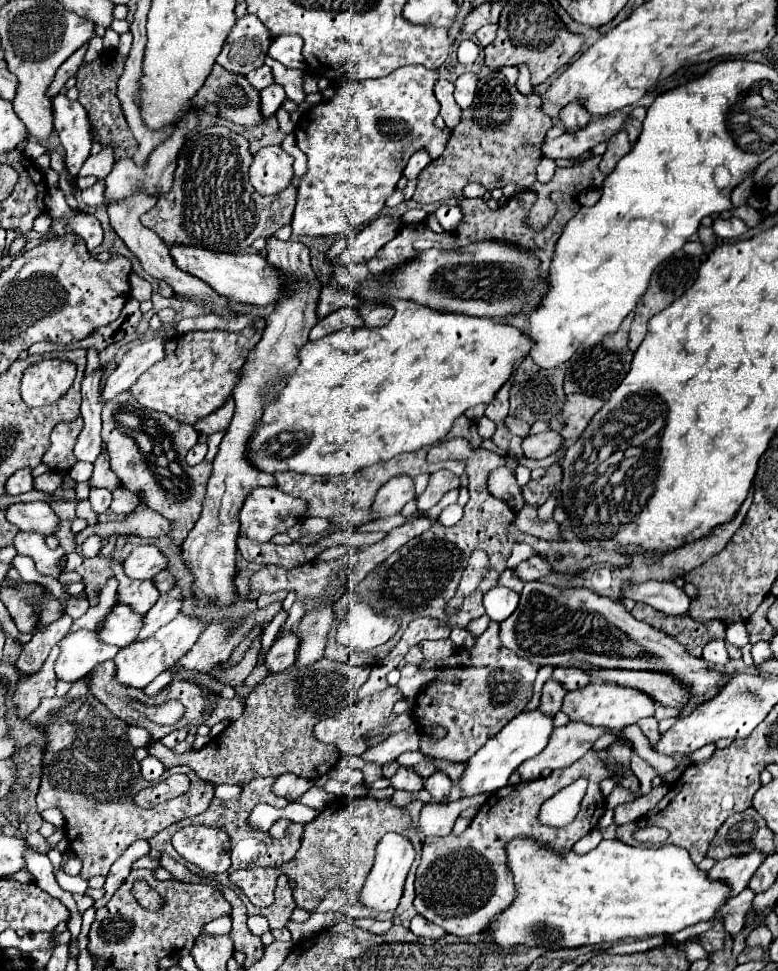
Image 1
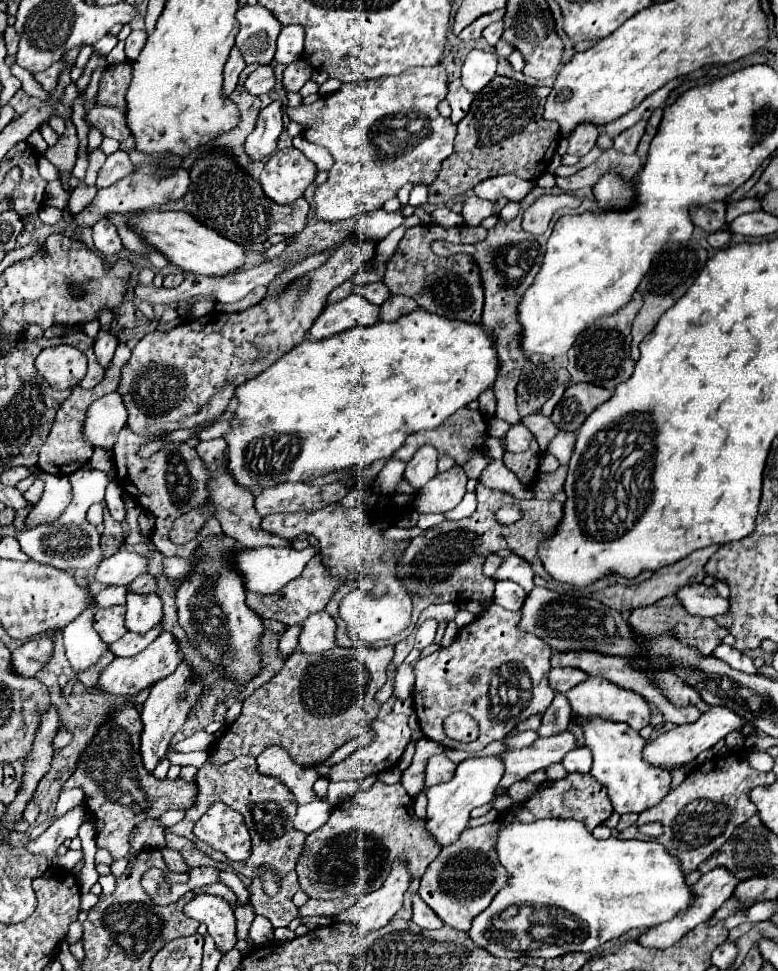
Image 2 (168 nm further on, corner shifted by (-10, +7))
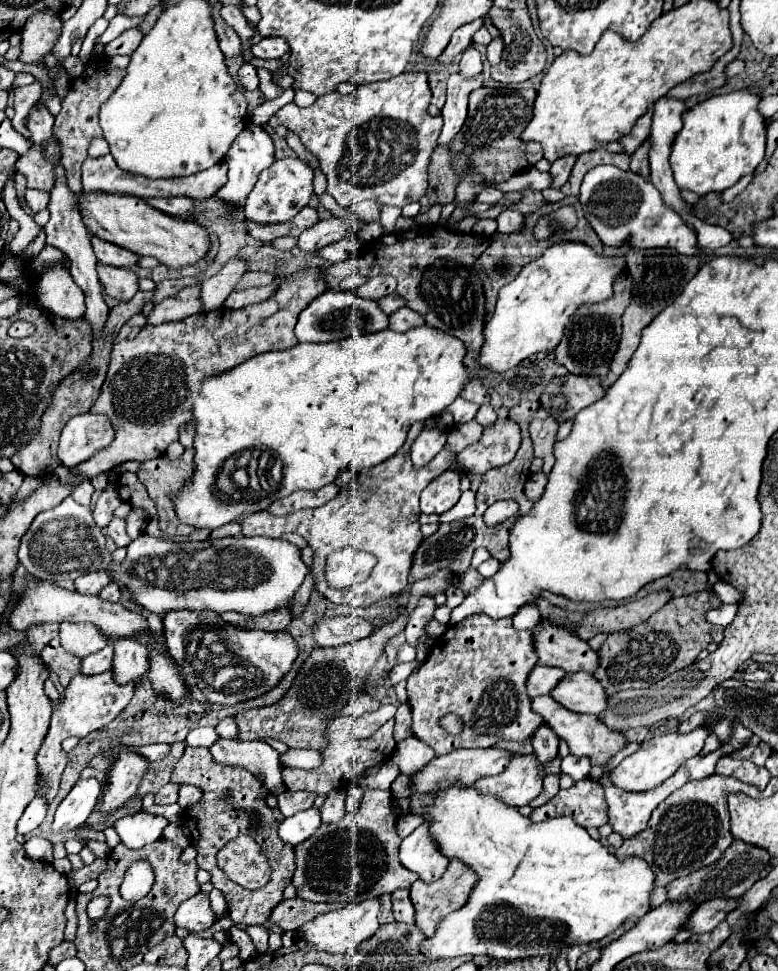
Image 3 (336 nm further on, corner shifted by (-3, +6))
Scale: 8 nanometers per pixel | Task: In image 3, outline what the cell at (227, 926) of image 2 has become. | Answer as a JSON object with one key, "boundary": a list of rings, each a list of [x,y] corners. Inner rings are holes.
{"boundary":[[[199,891],[197,895],[185,899],[175,913],[175,925],[187,931],[205,931],[215,923],[215,913],[209,905],[209,895]]]}

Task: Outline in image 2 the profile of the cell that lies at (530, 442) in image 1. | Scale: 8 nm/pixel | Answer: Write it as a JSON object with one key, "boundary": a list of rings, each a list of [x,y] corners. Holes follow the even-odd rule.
{"boundary":[[[522,424],[512,426],[506,434],[506,446],[510,452],[526,452],[530,448],[532,440],[534,440],[534,434]]]}

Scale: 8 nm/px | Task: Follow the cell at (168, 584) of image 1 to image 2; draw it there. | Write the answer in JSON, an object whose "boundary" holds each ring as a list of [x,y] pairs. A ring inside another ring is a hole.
{"boundary":[[[152,574],[140,575],[134,582],[126,586],[127,591],[136,592],[138,594],[148,594],[156,592],[157,590],[157,580],[152,576]]]}

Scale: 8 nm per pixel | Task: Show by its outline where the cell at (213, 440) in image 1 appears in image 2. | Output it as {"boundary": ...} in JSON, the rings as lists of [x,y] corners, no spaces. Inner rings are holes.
{"boundary":[[[218,422],[218,424],[212,424],[208,426],[206,430],[202,430],[198,434],[200,440],[212,440],[212,438],[224,438],[224,434],[230,430],[230,424],[228,422]]]}

